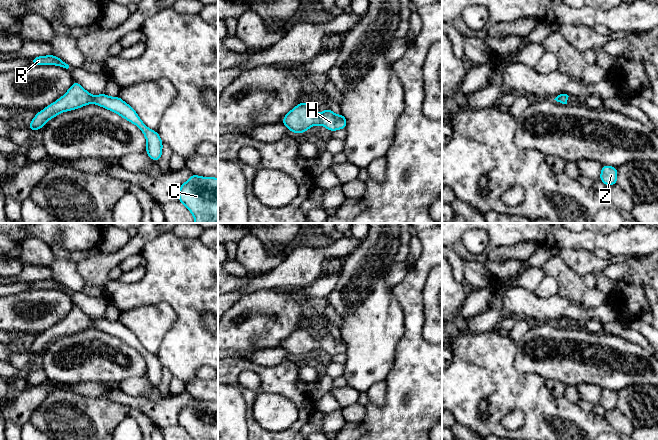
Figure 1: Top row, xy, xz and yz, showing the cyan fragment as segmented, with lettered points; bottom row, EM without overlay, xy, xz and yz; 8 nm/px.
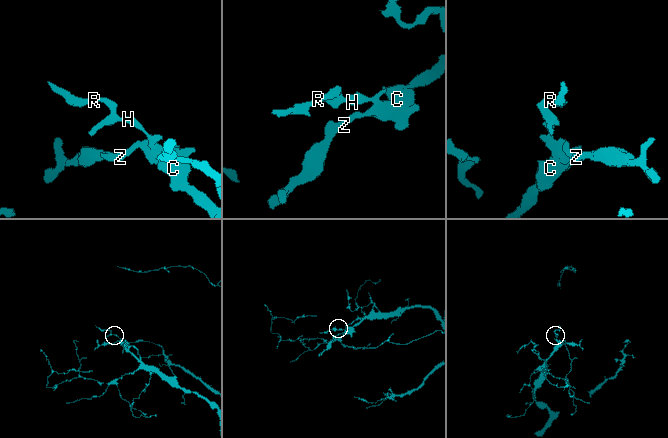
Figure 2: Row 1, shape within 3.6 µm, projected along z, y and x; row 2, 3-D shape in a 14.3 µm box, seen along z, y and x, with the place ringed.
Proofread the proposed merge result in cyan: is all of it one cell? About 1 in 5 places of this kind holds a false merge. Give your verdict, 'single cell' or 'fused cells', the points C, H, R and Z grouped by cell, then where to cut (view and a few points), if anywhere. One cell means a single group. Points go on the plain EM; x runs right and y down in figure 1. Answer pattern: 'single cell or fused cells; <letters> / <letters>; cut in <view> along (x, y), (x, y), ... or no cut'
single cell; C H R Z; no cut

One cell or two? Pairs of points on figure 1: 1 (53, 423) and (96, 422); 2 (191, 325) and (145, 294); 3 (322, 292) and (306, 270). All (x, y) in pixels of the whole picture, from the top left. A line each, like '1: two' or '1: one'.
1: one
2: one
3: two

